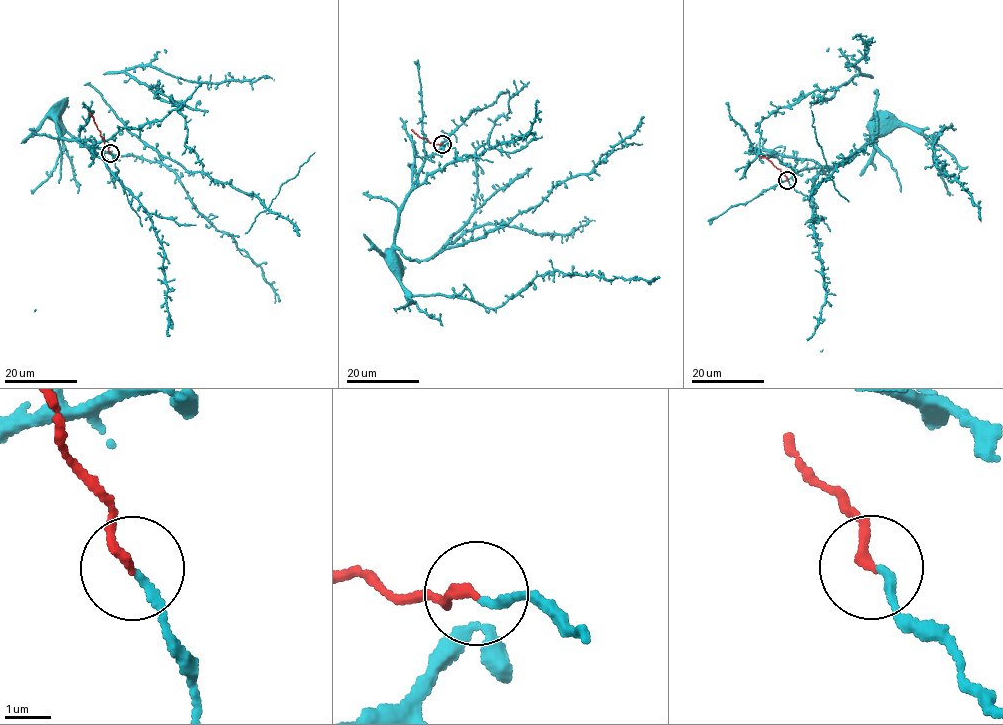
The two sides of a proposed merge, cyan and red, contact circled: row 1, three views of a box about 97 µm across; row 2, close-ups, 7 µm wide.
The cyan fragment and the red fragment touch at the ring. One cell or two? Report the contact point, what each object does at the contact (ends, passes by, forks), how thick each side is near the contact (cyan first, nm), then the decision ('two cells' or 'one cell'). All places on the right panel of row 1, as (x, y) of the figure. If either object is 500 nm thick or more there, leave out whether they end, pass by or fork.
(787, 180) | cyan ends | red ends | 170/200 nm | one cell

